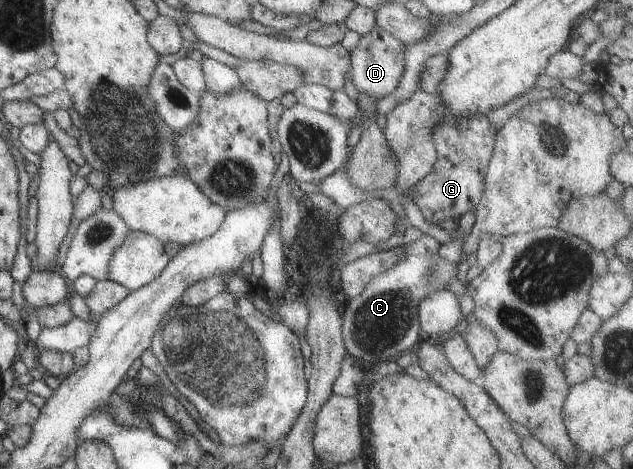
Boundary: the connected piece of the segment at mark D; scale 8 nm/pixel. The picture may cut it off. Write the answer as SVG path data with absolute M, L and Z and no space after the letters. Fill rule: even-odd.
M373 25L367 34L360 35L358 44L350 51L351 82L359 93L377 98L394 90L404 71L404 44L389 32Z

